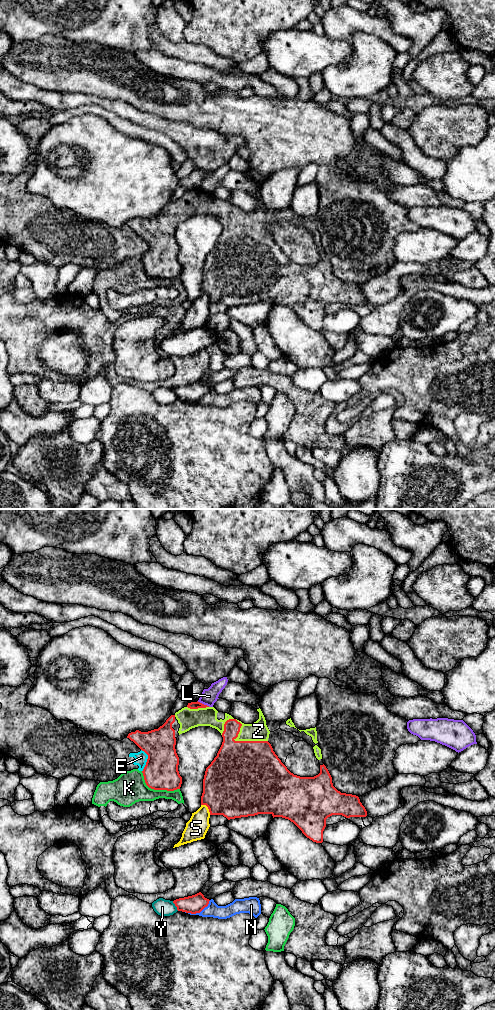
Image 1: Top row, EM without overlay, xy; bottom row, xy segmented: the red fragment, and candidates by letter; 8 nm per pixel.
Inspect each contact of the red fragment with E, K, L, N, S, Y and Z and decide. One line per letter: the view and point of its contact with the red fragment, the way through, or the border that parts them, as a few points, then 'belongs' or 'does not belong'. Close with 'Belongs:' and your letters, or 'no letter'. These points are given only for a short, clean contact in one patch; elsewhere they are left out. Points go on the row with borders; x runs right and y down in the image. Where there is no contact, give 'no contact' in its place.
E: contact xy (147, 760); does not belong
K: contact xy (156, 789); border xy (141, 771), (144, 782), (151, 788), (179, 789); does not belong
L: contact xy (203, 704); border xy (197, 701), (209, 706); does not belong
N: contact xy (200, 911); does not belong
S: contact xy (208, 808); border xy (201, 804), (207, 807), (210, 814); does not belong
Y: contact xy (175, 905); does not belong
Z: contact xy (241, 741); belongs
Belongs: Z

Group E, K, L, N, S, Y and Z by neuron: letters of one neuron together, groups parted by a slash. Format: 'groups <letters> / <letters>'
groups E / K / L / N / S / Y / Z

